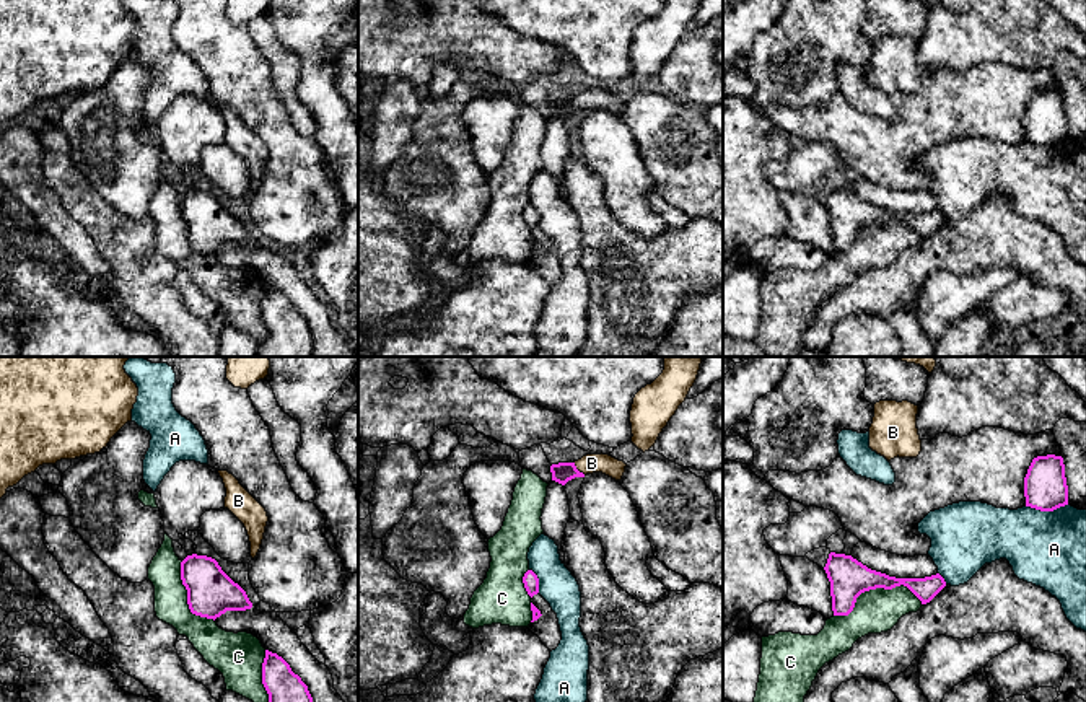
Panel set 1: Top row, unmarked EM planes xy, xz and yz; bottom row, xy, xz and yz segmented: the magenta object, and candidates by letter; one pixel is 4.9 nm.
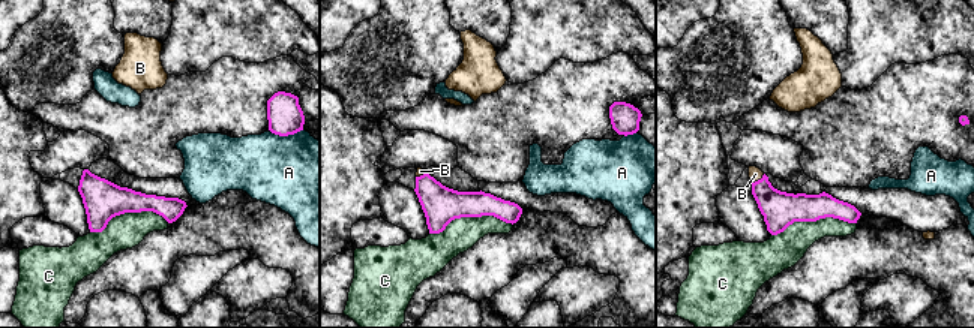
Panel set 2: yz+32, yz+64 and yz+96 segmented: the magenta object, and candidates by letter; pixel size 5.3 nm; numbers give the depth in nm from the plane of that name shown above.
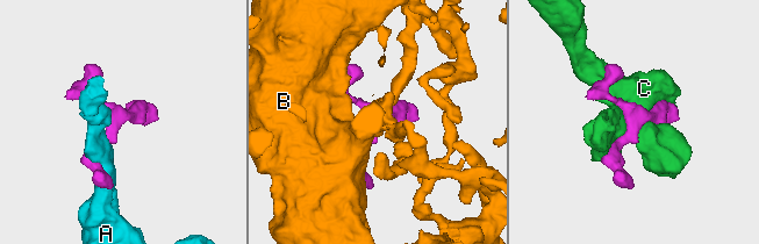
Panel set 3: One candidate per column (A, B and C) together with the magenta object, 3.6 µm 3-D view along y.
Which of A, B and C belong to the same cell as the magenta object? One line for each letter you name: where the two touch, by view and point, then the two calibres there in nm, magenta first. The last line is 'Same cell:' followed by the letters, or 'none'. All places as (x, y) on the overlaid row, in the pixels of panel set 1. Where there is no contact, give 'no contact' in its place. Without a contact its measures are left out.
B: xz (577, 469) | 100/100 nm
Same cell: B

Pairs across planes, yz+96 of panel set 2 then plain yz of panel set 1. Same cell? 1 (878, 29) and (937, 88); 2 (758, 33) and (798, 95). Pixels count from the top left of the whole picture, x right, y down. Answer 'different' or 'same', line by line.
1: different
2: same

